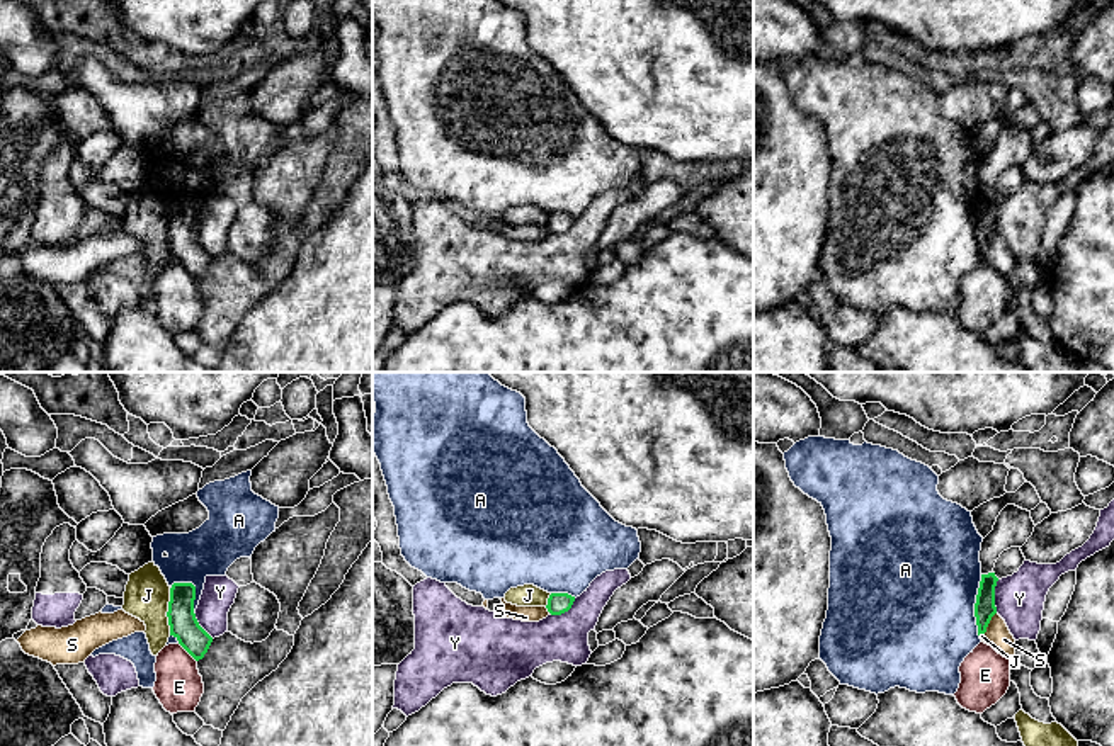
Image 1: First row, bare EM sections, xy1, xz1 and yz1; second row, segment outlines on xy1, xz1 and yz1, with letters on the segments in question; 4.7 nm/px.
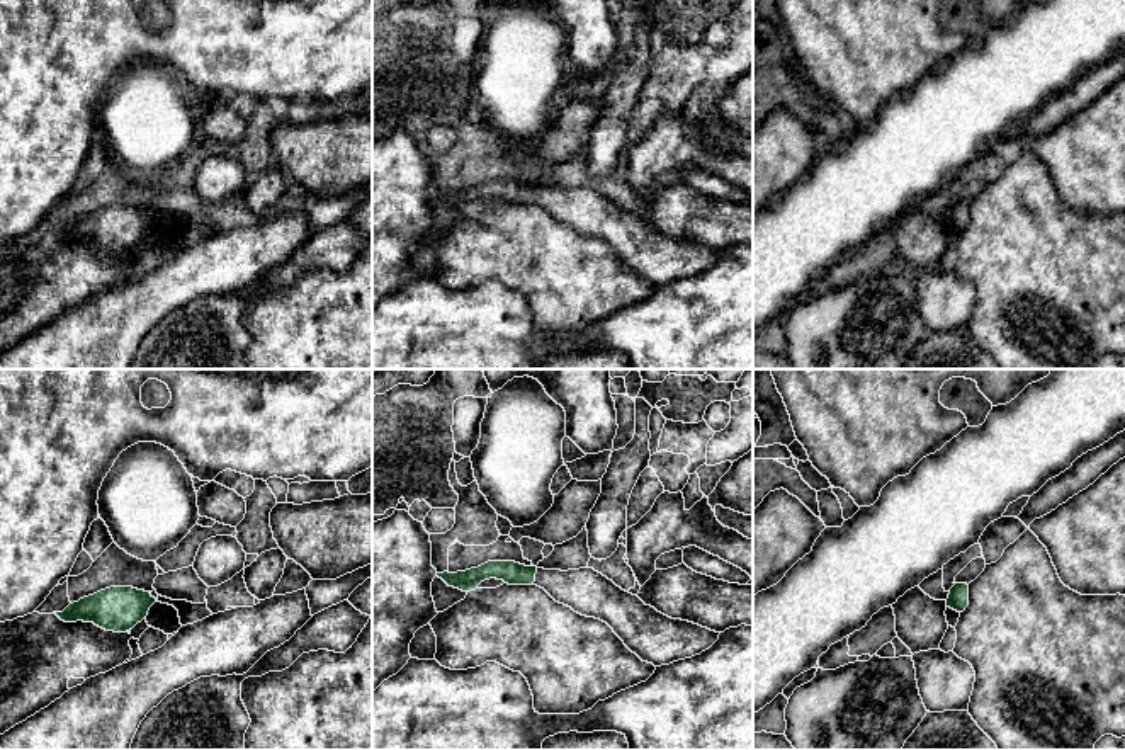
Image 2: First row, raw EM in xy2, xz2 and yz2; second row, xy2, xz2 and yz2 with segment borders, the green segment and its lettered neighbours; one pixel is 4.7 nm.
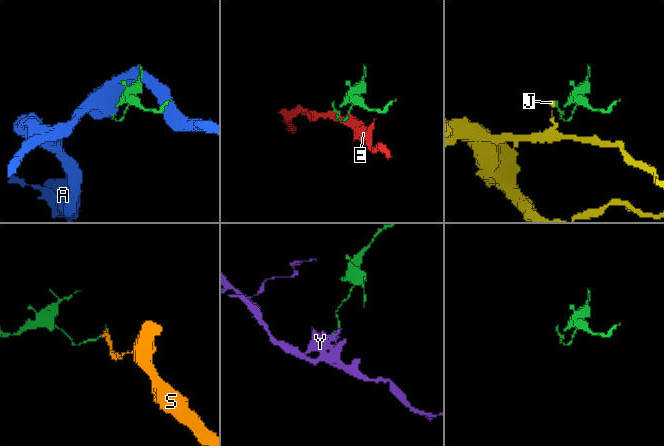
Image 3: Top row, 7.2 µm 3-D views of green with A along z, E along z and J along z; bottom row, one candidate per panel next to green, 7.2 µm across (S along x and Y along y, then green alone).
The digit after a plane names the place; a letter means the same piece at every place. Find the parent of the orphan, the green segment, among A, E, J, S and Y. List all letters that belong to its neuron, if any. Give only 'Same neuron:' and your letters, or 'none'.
Same neuron: none

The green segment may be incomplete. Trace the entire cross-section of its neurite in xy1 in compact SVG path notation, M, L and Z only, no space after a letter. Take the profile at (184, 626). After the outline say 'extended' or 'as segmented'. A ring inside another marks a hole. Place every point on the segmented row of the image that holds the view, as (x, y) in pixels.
M173 583L168 602L170 636L196 659L202 659L213 637L199 625L194 613L196 586L192 583Z; as segmented

